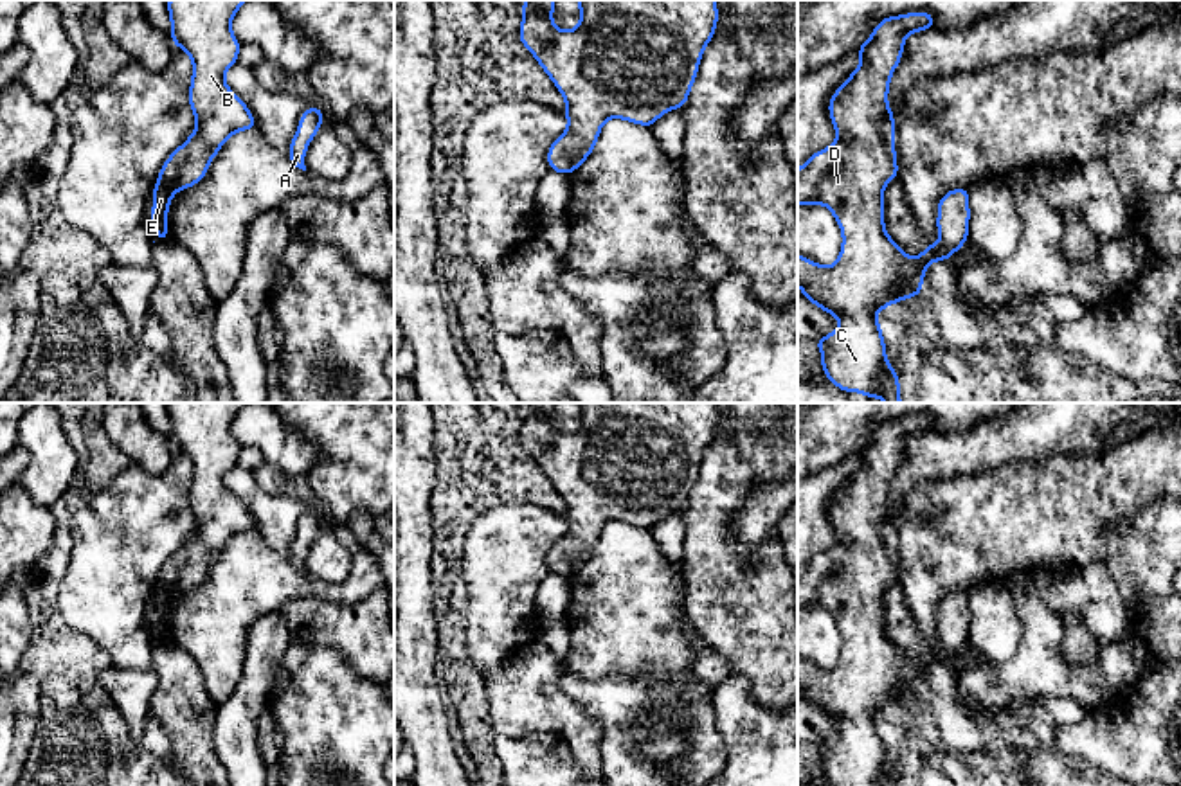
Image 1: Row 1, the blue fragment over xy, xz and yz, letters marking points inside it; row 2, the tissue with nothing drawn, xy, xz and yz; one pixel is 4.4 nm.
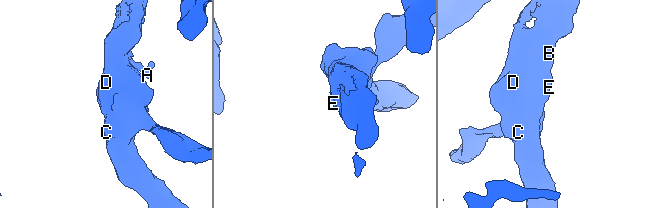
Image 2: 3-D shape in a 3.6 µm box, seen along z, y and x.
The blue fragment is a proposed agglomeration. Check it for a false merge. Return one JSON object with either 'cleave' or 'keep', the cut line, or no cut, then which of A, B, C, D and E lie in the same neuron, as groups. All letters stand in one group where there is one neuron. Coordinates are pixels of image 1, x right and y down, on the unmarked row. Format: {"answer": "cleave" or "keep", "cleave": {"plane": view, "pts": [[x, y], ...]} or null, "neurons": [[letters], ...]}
{"answer": "keep", "cleave": null, "neurons": [["A", "B", "C", "D", "E"]]}

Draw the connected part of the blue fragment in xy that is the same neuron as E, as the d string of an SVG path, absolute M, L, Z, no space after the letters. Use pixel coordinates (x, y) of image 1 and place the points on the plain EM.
M169 403L171 442L193 464L189 509L196 532L164 565L153 590L155 644L169 642L167 613L180 592L189 592L207 577L211 563L229 540L257 532L256 522L225 486L225 473L238 466L241 446L230 432L238 412L248 403Z

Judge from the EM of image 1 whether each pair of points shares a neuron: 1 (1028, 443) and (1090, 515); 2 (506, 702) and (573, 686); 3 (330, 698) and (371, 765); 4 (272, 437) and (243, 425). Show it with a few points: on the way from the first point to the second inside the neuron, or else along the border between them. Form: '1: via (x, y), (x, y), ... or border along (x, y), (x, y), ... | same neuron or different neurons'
1: border along (1086, 459), (1048, 457), (1010, 461), (1001, 466) | different neurons
2: border along (566, 669), (560, 677), (560, 687), (591, 716) | different neurons
3: via (330, 714), (339, 732), (355, 749) | same neuron
4: via (265, 430), (260, 425), (251, 425) | same neuron

